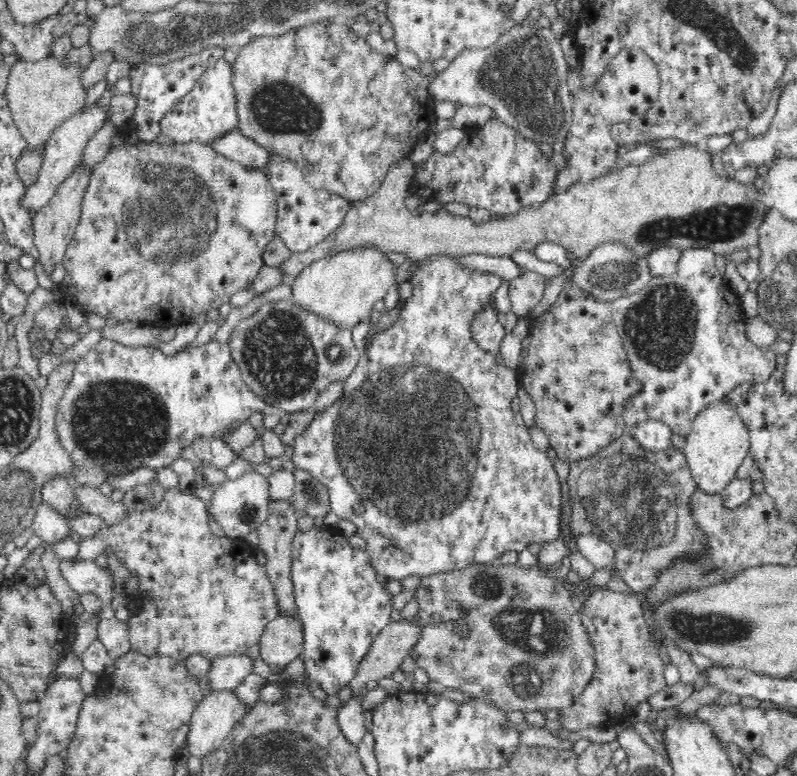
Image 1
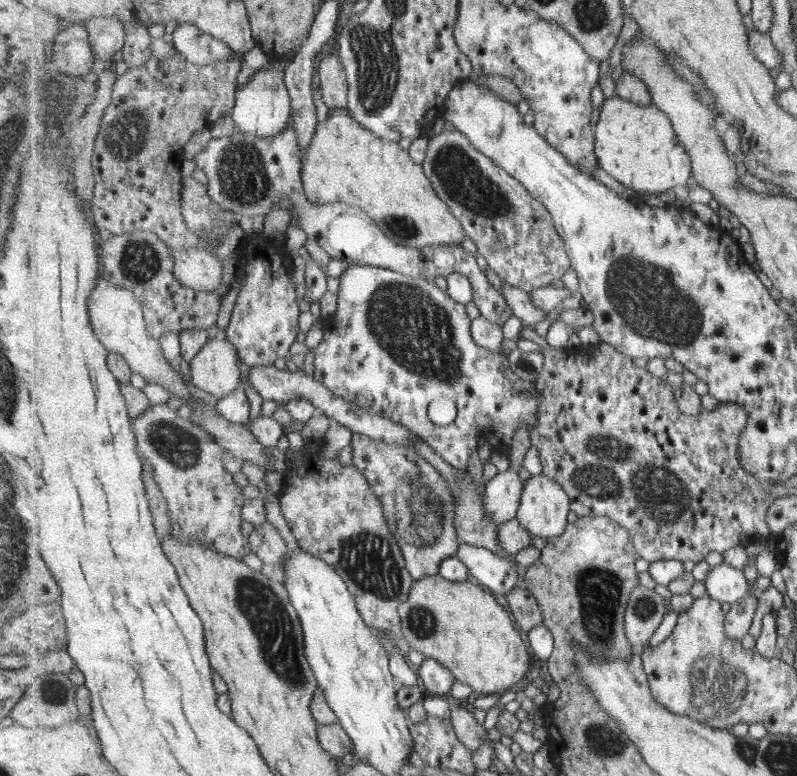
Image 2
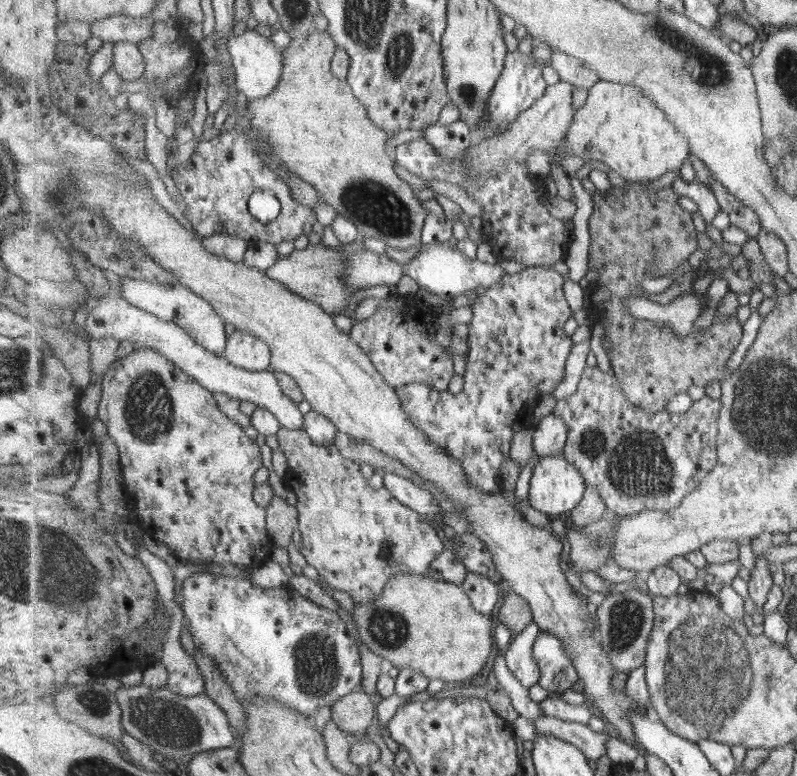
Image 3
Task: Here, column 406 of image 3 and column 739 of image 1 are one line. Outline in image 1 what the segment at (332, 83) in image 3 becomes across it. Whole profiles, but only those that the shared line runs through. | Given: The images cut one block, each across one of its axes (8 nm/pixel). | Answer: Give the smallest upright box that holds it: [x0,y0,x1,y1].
[278,145,770,282]

